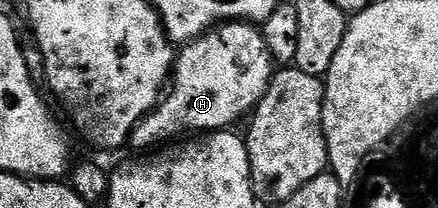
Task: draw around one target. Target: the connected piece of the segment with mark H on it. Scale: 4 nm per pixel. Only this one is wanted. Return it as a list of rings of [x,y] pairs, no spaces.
[[[243,21],[219,24],[198,36],[193,43],[185,43],[179,48],[170,86],[156,110],[132,130],[131,146],[156,149],[189,133],[215,133],[235,128],[235,123],[262,101],[273,74],[274,60],[259,26]]]

